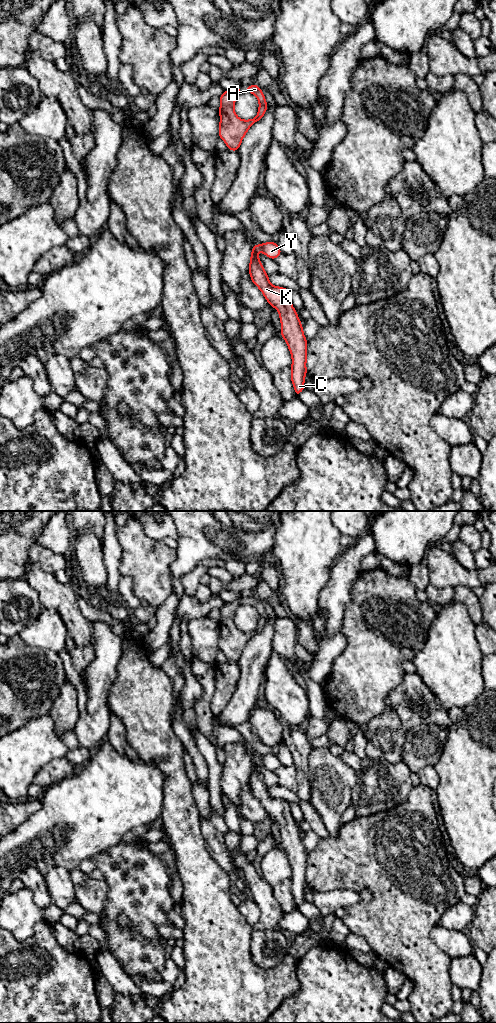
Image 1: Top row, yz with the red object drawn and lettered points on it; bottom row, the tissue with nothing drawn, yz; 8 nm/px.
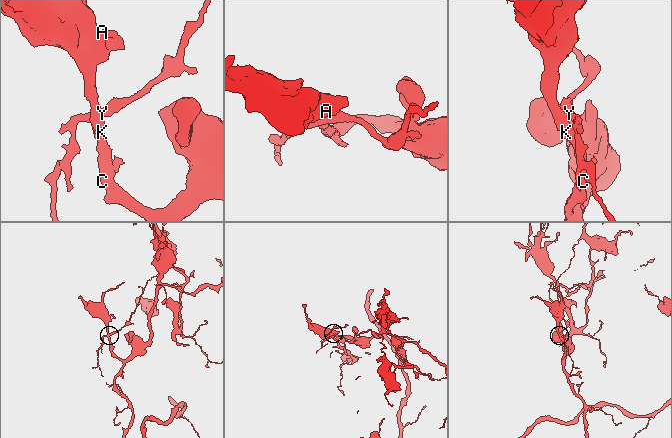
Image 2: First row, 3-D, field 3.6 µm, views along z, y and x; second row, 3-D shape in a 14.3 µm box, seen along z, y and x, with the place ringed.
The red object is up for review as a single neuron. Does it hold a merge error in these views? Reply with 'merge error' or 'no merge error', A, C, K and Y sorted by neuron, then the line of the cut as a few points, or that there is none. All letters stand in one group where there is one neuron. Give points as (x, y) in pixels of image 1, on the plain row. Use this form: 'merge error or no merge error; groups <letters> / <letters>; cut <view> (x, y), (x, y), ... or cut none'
merge error; groups A C K / Y; cut yz (257, 757), (259, 761)

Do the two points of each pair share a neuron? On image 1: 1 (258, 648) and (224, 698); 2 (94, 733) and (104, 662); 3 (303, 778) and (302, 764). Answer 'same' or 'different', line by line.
1: different
2: same
3: same

